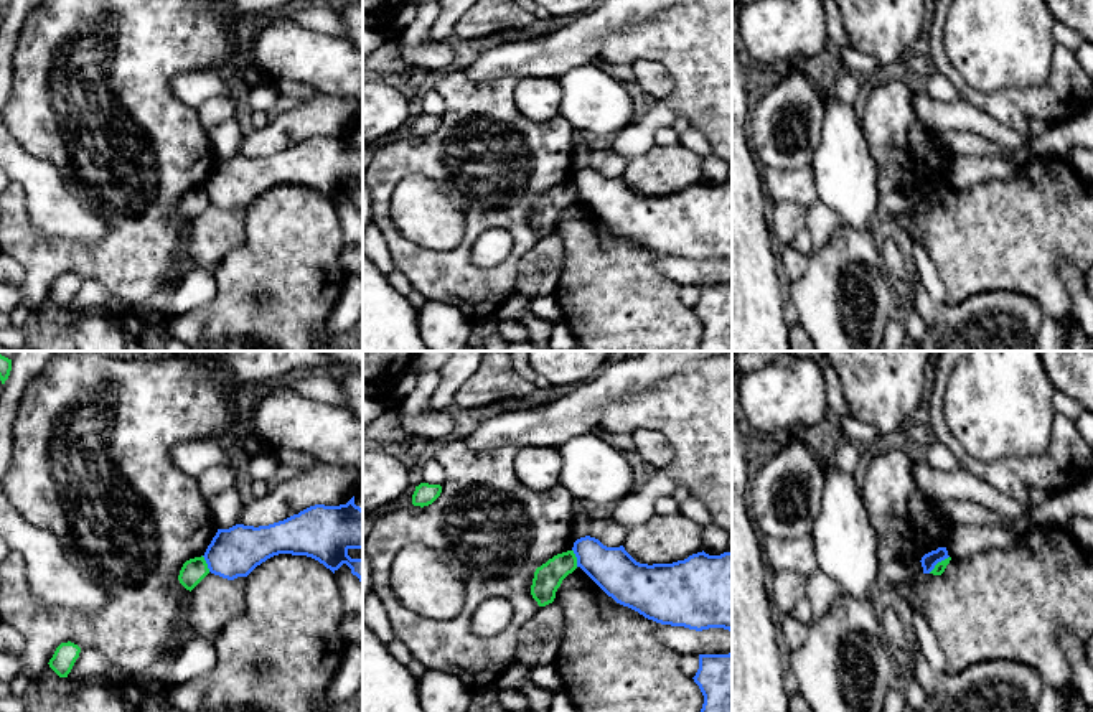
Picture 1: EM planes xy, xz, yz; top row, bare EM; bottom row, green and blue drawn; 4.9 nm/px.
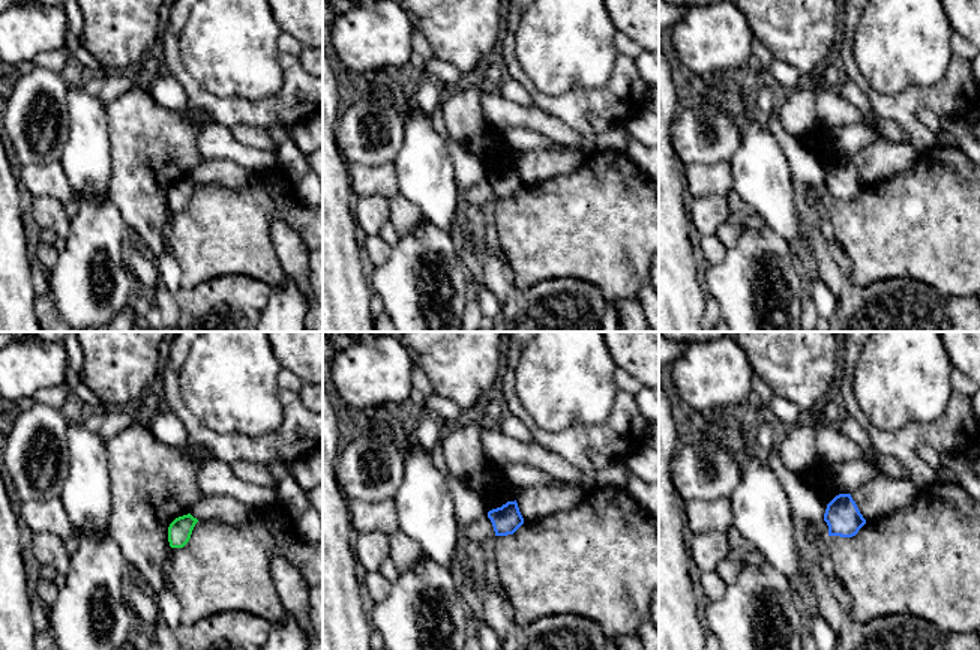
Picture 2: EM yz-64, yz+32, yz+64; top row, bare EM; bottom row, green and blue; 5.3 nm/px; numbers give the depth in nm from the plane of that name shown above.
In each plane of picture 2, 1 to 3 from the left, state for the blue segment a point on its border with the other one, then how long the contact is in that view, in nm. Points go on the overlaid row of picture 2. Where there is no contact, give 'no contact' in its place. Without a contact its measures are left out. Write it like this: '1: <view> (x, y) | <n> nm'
1: no contact
2: no contact
3: no contact

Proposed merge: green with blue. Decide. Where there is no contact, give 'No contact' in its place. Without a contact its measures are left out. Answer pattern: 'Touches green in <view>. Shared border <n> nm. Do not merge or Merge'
Touches green in yz. Shared border 130 nm. Do not merge

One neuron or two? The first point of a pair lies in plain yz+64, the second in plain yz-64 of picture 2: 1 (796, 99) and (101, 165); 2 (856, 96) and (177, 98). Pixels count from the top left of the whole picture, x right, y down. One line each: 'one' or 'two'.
1: two
2: one

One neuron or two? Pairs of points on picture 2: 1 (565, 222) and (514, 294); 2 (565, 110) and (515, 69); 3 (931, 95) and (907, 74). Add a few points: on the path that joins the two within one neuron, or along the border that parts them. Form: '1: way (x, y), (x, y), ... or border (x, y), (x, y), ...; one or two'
1: border (553, 278), (529, 287), (514, 284); two
2: way (551, 105), (544, 102), (527, 83); one
3: border (949, 63), (937, 83), (887, 95); two

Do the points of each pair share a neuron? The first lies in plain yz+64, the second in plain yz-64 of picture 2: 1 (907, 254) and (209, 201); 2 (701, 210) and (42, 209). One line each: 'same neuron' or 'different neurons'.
1: same neuron
2: same neuron

